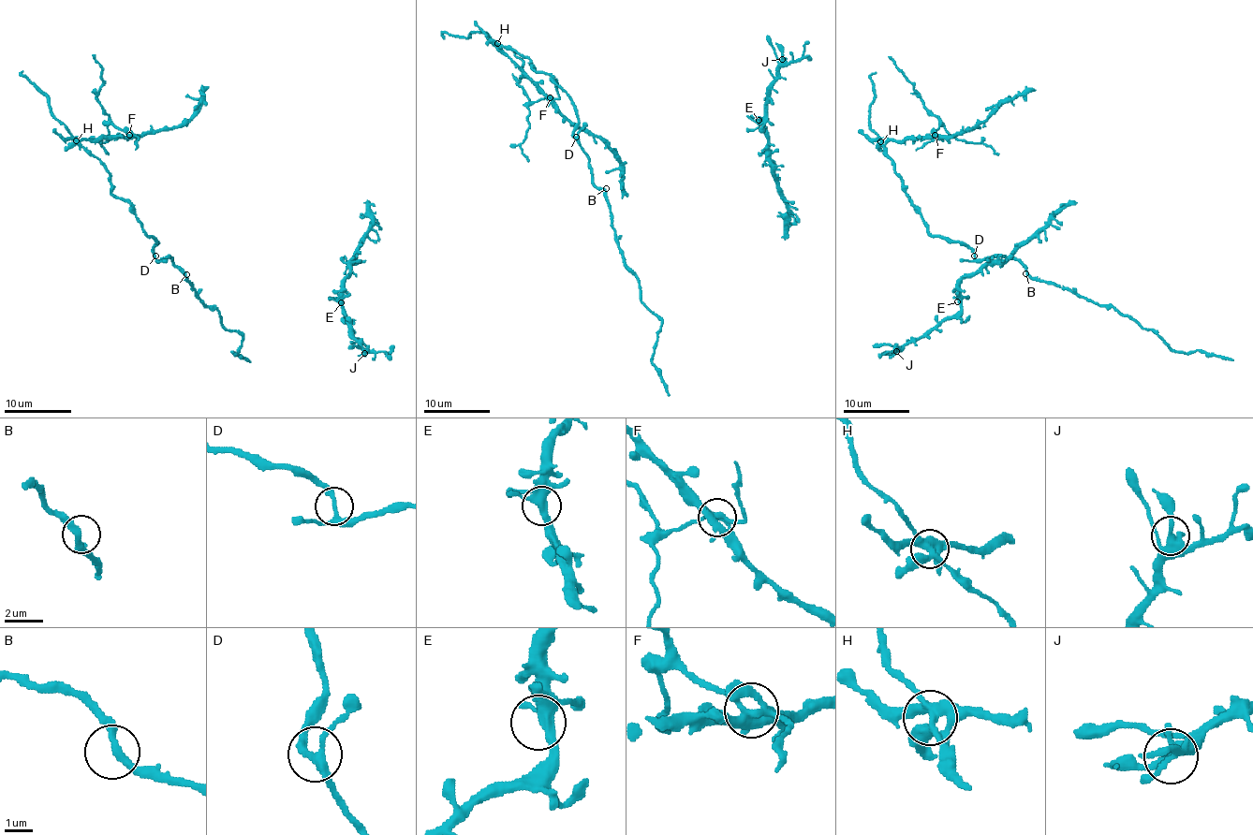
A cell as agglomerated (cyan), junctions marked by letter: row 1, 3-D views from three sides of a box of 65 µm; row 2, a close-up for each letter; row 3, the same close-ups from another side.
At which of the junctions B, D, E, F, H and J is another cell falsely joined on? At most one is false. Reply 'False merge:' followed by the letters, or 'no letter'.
False merge: F

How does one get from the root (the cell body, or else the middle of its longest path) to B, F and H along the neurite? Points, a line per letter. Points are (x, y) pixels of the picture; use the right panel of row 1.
B: (974, 256), (978, 258), (997, 256), (1014, 256), (1024, 267), (1025, 273)
F: (974, 256), (971, 249), (935, 237), (928, 230), (884, 149), (888, 140), (935, 136)
H: (974, 256), (971, 249), (935, 237), (928, 230), (881, 140)

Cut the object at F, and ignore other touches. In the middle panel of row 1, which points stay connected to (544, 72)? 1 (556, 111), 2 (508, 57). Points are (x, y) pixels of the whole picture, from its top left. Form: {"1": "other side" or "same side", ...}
{"1": "same side", "2": "same side"}

